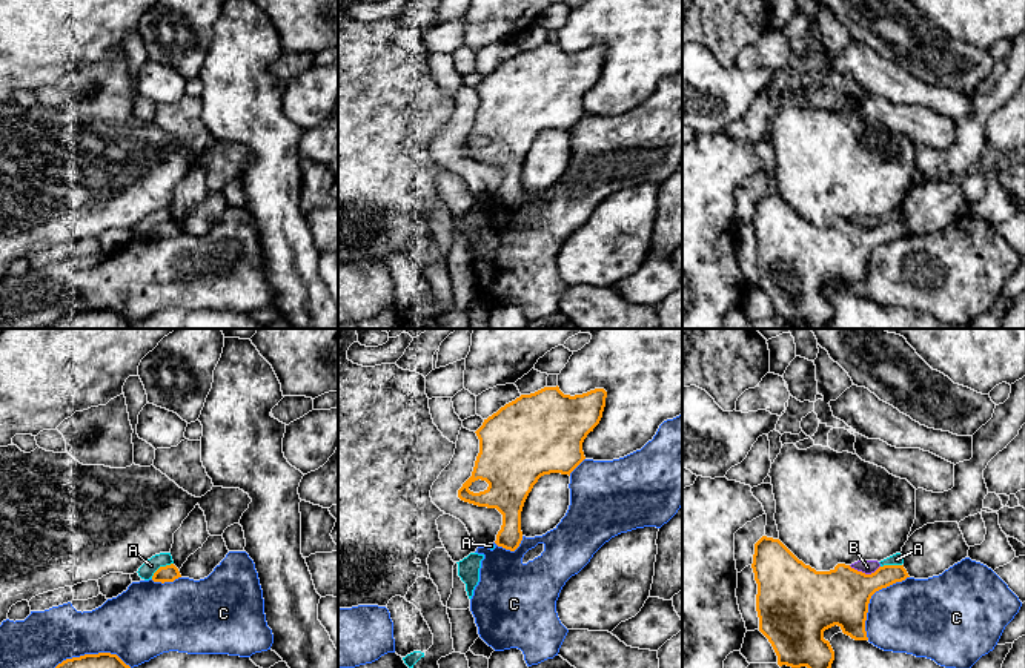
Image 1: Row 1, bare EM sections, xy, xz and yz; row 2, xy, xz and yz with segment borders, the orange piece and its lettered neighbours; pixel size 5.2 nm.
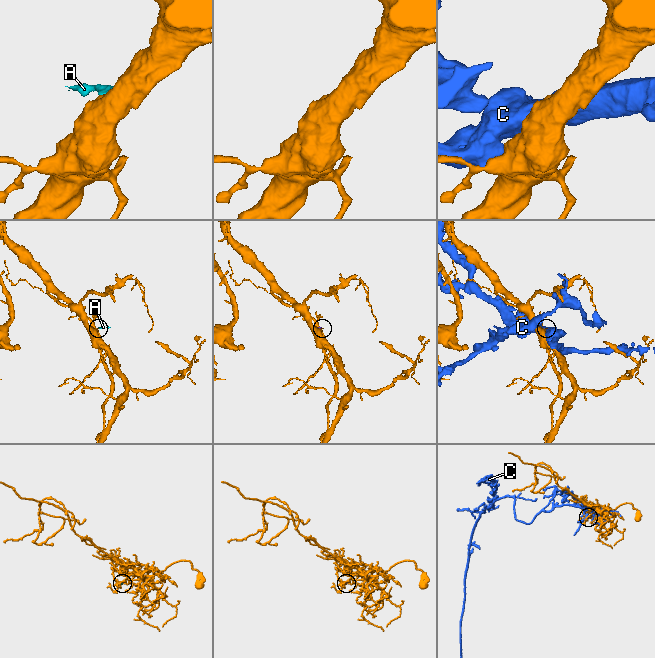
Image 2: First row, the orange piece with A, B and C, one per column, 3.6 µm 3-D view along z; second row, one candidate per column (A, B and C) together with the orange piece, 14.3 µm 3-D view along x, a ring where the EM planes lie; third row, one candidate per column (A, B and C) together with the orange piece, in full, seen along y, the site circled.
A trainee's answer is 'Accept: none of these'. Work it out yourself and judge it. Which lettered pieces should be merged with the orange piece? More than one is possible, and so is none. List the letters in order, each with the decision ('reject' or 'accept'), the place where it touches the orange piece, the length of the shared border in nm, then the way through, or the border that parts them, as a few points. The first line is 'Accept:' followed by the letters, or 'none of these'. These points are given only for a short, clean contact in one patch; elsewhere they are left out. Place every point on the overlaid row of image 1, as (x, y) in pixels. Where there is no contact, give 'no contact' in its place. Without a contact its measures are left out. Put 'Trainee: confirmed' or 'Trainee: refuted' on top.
Trainee: confirmed
Accept: none of these
A: reject | xy (160, 567) | 150 nm | along xy (172, 562), (160, 567), (151, 578)
B: reject | yz (864, 573) | 170 nm
C: reject | yz (870, 598) | 400 nm

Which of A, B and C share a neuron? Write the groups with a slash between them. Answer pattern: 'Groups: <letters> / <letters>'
Groups: A B / C

